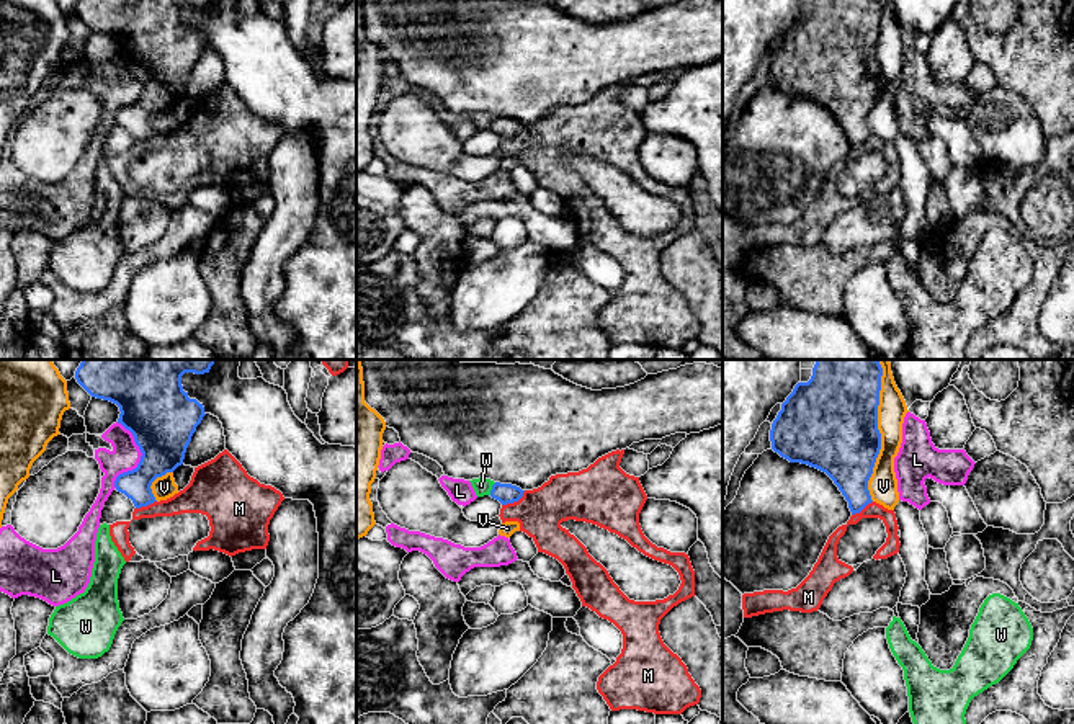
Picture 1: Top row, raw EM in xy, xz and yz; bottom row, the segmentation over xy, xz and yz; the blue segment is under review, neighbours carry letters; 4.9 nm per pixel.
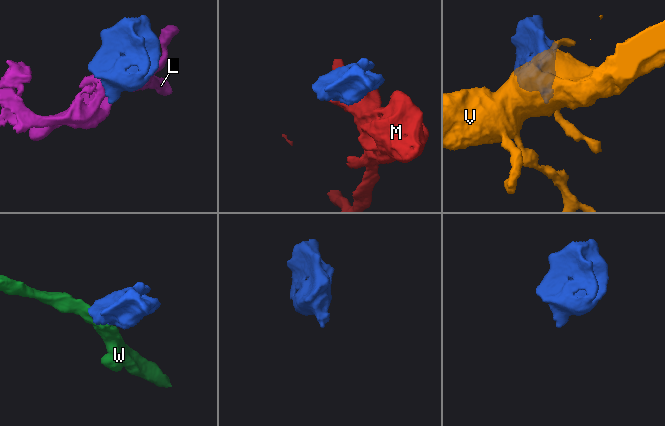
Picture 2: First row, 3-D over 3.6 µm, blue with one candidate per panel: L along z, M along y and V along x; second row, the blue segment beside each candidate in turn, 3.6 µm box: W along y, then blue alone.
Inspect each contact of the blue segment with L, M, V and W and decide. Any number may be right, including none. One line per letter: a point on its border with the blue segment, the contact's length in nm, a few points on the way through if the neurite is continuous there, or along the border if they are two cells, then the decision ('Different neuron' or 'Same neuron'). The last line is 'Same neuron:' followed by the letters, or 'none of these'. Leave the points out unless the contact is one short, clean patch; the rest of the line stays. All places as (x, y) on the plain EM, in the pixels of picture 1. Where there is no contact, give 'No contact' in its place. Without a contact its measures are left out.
L: Touches blue at xy (141, 92). Shared border 320 nm. Boundary: xy (116, 56), (131, 67), (141, 93), (116, 111), (115, 121). Different neuron
M: Touches blue at xz (514, 134). Shared border 140 nm. Boundary: xz (525, 125), (517, 134), (502, 139). Different neuron
V: Touches blue at yz (880, 67). Shared border 650 nm. Different neuron
W: Touches blue at xz (492, 123). Shared border 70 nm. Path across: xz (505, 128), (492, 123), (481, 120). Same neuron
Same neuron: W

